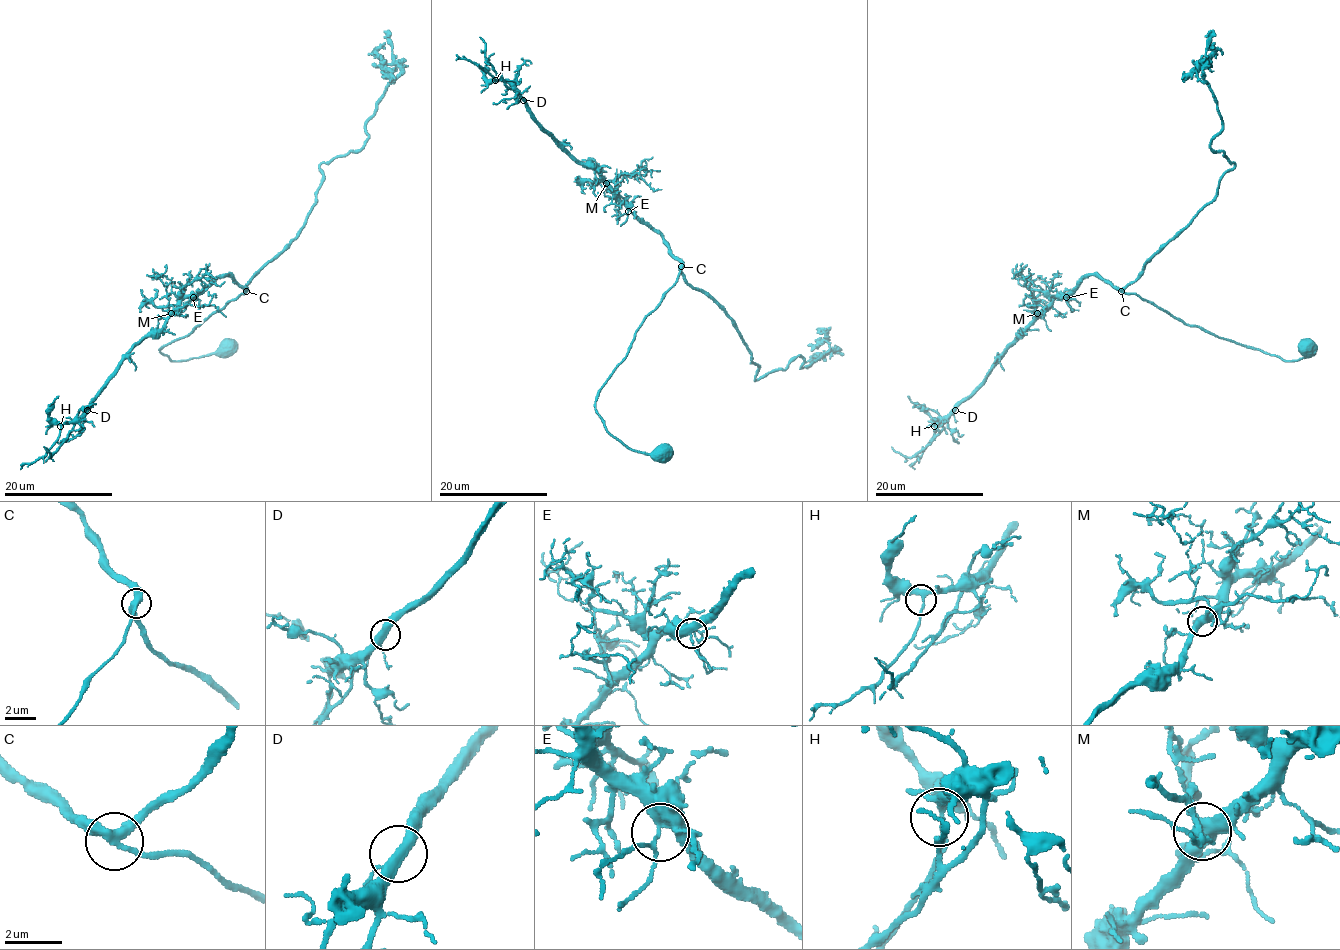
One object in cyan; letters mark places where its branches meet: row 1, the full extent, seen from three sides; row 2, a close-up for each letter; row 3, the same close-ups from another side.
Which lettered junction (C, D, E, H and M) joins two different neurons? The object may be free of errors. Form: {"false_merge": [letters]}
{"false_merge": []}

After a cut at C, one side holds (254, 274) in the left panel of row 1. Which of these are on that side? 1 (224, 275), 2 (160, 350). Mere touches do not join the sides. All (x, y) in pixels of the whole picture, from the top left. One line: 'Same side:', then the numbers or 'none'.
Same side: 1

